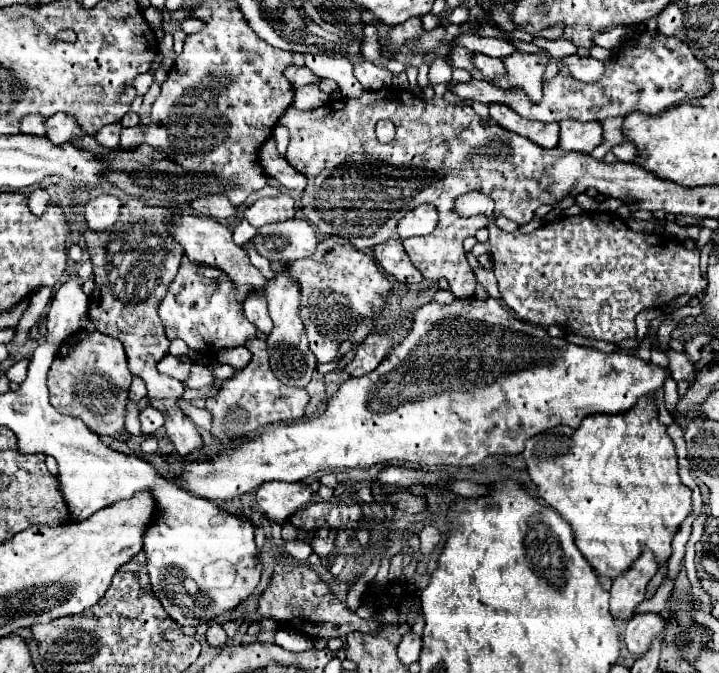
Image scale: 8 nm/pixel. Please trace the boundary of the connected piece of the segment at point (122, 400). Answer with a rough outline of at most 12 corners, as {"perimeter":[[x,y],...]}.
{"perimeter":[[78,330],[48,372],[50,404],[130,440],[120,340]]}

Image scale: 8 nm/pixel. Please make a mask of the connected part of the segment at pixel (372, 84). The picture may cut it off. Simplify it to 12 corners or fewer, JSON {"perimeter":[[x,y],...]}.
{"perimeter":[[368,60],[354,62],[366,90],[390,86],[392,72]]}

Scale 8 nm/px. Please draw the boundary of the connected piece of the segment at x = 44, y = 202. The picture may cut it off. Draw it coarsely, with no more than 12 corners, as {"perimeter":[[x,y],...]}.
{"perimeter":[[42,190],[32,192],[30,210],[42,216],[50,196]]}

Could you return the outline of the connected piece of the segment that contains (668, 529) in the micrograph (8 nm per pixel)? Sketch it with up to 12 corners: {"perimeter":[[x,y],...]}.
{"perimeter":[[654,394],[526,440],[598,576],[692,512]]}

